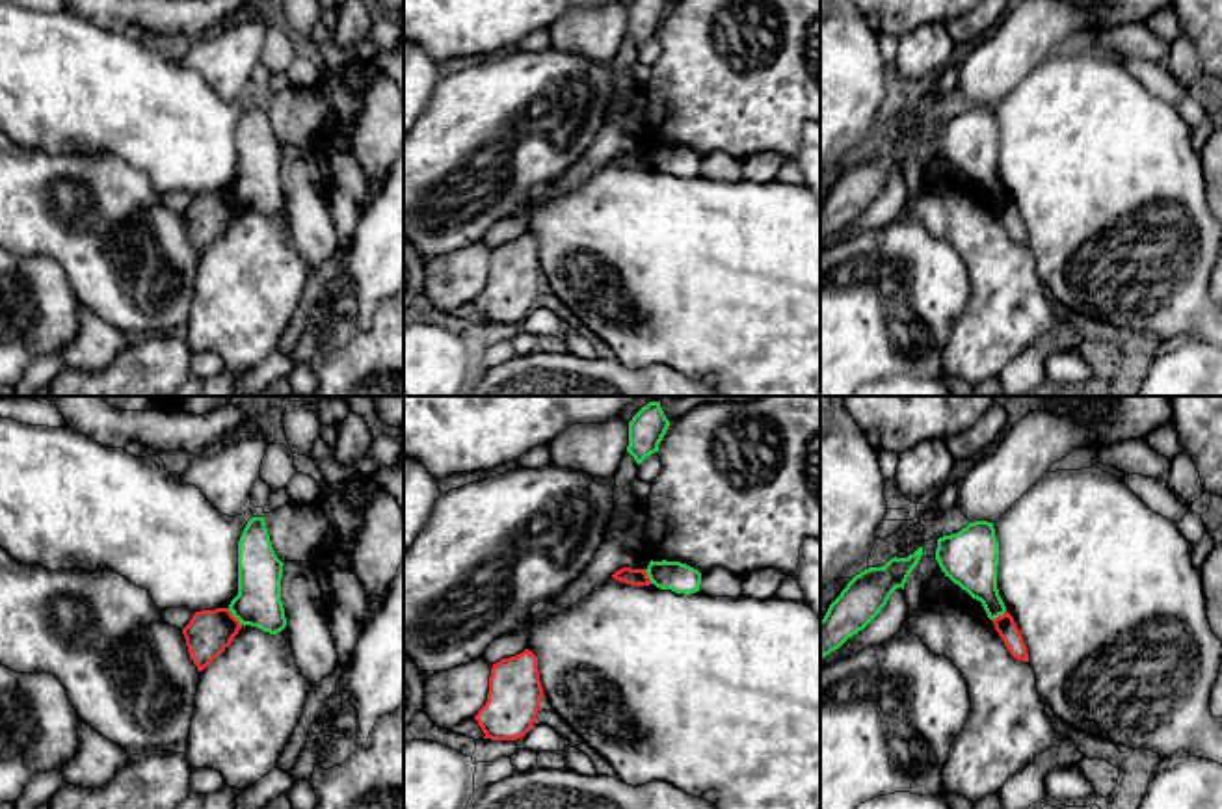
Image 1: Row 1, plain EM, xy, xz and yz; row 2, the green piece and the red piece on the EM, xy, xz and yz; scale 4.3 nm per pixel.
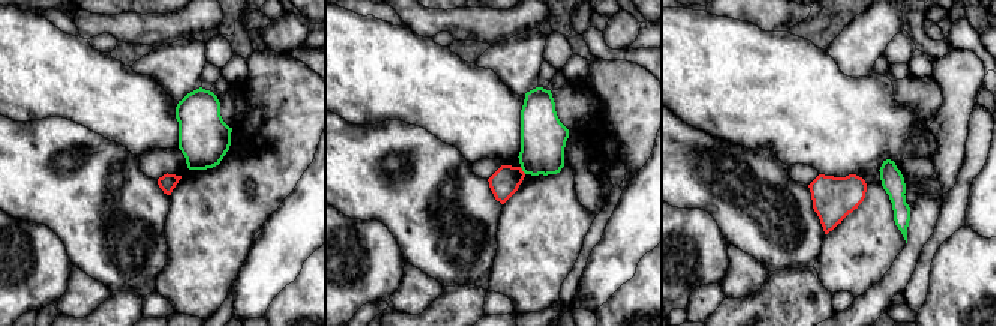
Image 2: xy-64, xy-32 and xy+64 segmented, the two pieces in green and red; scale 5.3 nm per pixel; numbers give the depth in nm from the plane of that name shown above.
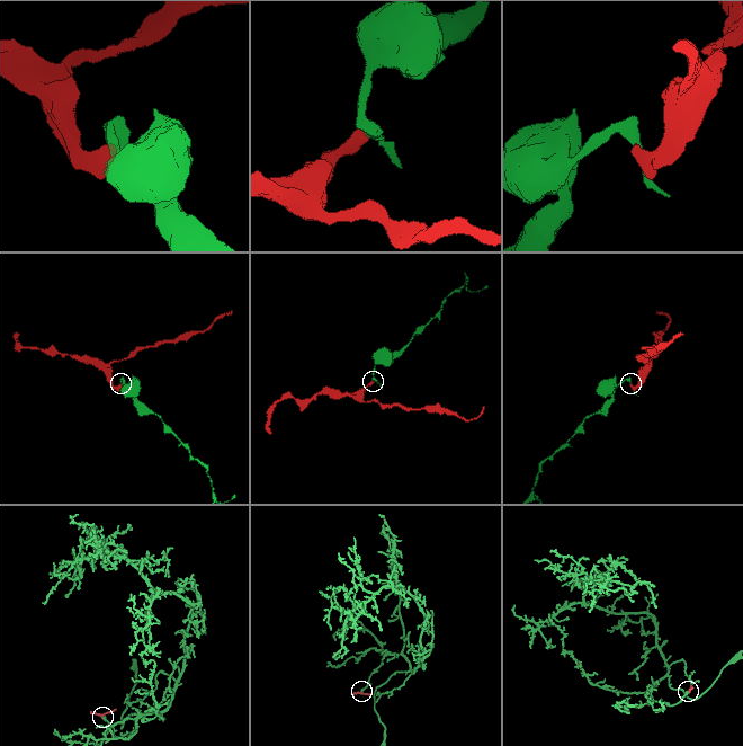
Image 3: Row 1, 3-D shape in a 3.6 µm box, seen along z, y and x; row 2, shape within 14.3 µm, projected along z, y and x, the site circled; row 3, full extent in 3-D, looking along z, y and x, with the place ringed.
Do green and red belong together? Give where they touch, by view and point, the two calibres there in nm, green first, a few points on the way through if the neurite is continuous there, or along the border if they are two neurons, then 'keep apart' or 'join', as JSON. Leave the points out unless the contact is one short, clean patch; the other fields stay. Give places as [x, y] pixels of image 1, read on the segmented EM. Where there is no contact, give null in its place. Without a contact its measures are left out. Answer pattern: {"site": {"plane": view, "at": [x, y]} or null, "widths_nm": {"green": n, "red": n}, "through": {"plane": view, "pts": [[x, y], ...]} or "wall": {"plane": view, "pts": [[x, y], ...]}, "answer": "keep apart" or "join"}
{"site": {"plane": "xy", "at": [235, 616]}, "widths_nm": {"green": 190, "red": 190}, "wall": {"plane": "xy", "pts": [[227, 609], [240, 625]]}, "answer": "keep apart"}

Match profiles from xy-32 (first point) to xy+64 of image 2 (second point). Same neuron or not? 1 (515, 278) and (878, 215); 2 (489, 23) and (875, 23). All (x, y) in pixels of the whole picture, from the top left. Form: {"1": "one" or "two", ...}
{"1": "one", "2": "two"}

